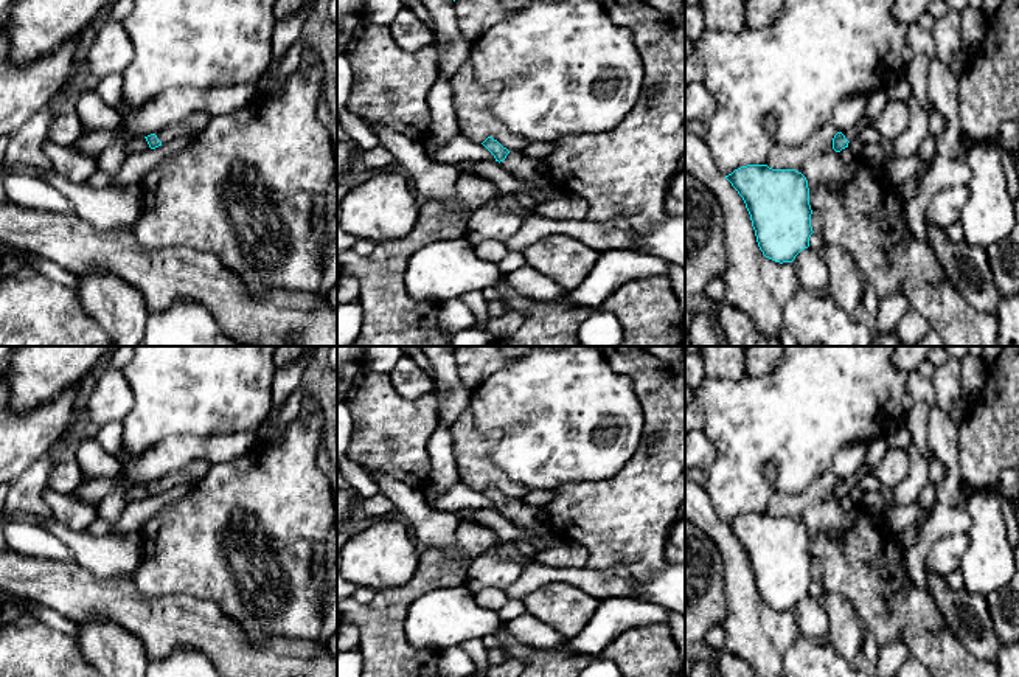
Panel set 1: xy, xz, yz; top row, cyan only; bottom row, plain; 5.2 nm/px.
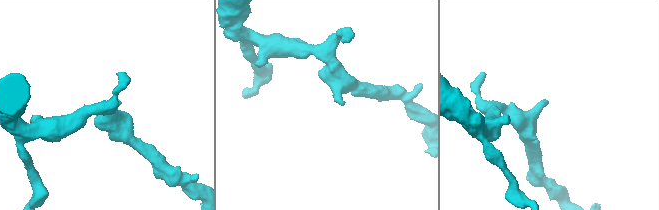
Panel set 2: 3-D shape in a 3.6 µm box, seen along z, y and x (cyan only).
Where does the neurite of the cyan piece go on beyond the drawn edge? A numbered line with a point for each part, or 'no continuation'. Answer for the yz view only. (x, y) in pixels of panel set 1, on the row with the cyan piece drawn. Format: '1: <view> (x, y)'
1: yz (878, 100)

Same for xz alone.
1: xz (527, 170)

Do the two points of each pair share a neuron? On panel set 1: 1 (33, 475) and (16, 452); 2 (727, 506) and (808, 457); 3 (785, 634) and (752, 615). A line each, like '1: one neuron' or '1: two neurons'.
1: two neurons
2: one neuron
3: one neuron

